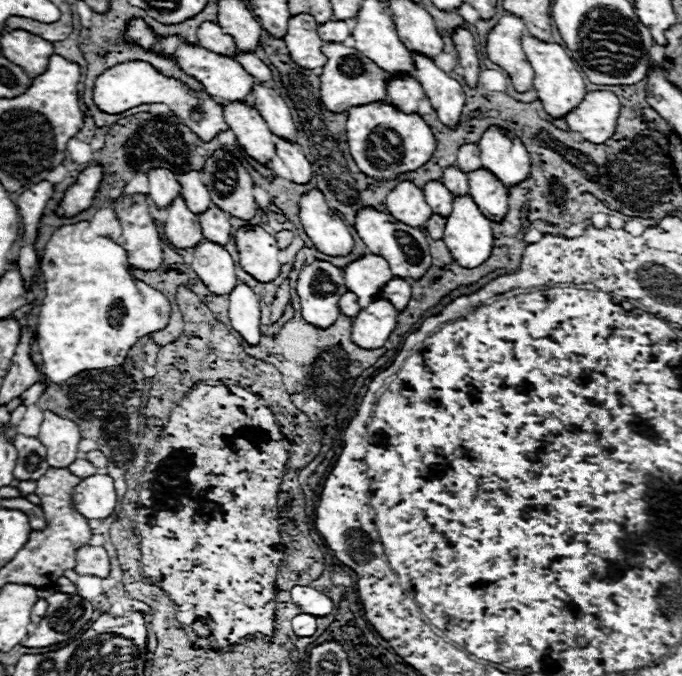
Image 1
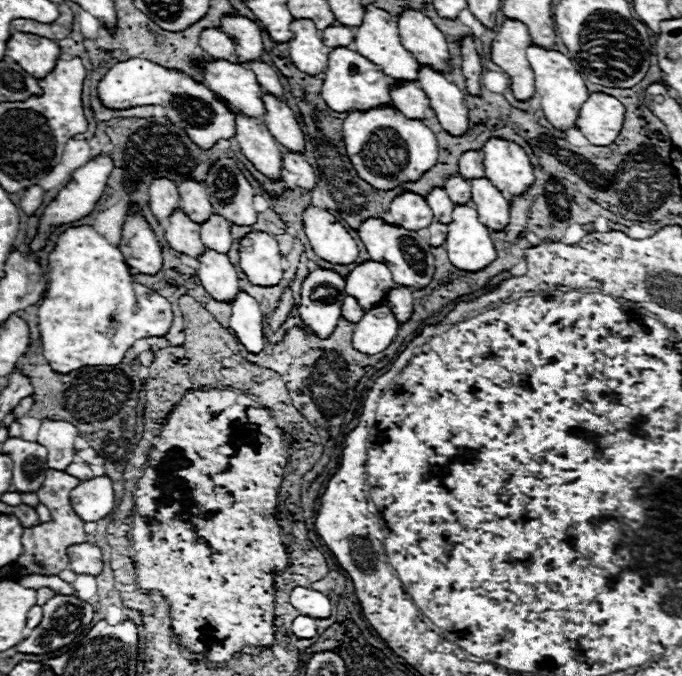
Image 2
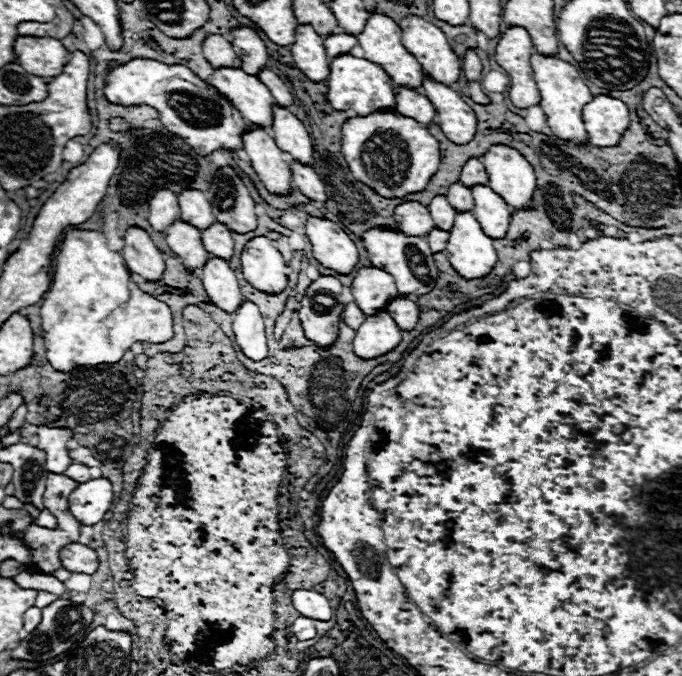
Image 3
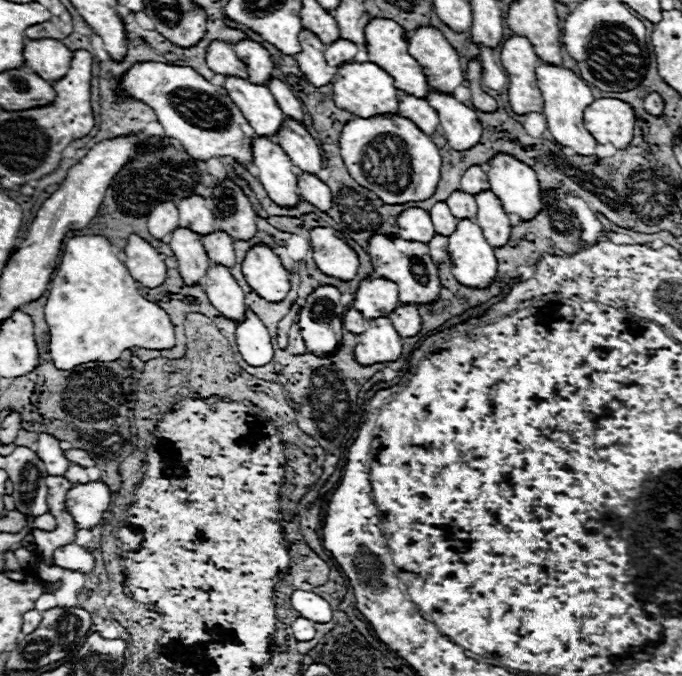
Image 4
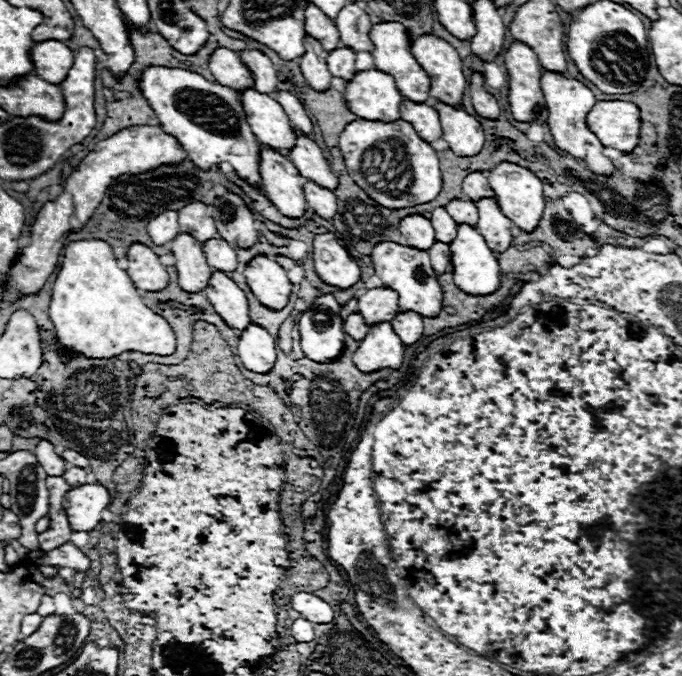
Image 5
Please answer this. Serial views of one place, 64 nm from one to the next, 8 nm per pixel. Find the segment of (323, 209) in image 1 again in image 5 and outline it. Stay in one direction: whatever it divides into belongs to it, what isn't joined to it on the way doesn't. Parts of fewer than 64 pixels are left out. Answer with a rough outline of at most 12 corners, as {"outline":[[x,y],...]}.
{"outline":[[332,232],[314,236],[316,274],[332,286],[360,280],[358,262]]}

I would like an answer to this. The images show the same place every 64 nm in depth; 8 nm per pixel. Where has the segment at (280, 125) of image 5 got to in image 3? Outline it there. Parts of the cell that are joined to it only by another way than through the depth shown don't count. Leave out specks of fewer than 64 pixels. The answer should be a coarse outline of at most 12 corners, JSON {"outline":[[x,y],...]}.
{"outline":[[216,68],[208,84],[248,122],[272,124],[274,98],[242,68]]}

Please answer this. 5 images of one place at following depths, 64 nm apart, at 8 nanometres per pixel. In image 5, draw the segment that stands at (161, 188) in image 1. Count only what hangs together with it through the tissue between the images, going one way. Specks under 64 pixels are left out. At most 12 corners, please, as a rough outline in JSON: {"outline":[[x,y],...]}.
{"outline":[[164,210],[148,222],[158,246],[180,232],[178,214]]}

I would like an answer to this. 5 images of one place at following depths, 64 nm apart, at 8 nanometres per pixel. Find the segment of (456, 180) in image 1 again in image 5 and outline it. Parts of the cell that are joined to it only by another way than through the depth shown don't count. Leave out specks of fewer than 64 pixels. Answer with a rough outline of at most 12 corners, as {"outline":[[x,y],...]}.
{"outline":[[470,198],[448,202],[456,224],[476,226],[478,208]]}

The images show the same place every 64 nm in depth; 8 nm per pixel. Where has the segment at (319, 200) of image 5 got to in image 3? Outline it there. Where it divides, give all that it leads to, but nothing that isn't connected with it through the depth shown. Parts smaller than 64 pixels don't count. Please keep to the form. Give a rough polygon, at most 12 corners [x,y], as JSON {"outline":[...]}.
{"outline":[[290,162],[292,184],[310,200],[326,200],[314,168]]}

